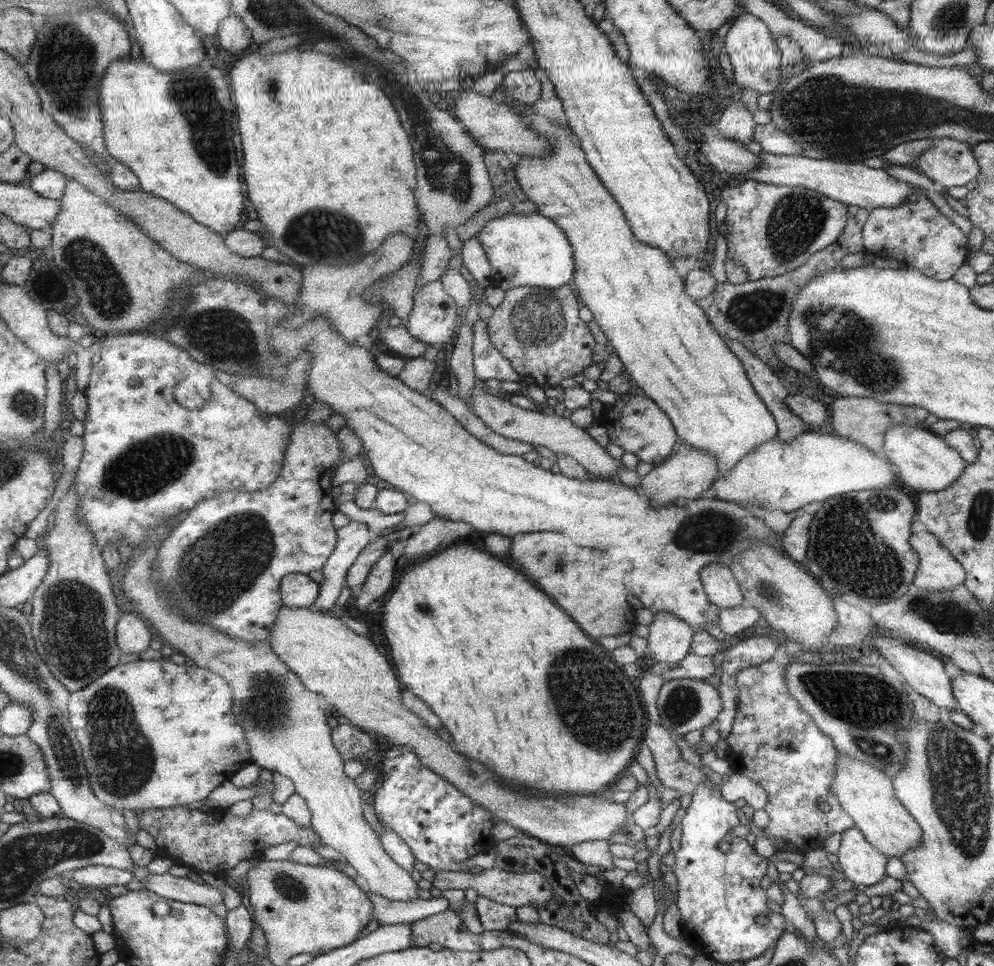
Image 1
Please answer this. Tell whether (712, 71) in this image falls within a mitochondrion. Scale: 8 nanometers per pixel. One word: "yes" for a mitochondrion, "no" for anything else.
no

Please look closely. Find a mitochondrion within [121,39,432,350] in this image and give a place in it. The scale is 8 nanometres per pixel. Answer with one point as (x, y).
(191, 94)

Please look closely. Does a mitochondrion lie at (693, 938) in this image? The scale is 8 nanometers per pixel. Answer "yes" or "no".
no

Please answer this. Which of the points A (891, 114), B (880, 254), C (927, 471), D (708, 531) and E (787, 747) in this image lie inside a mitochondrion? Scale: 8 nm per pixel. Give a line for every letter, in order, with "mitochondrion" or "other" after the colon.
A: mitochondrion
B: other
C: other
D: mitochondrion
E: mitochondrion

